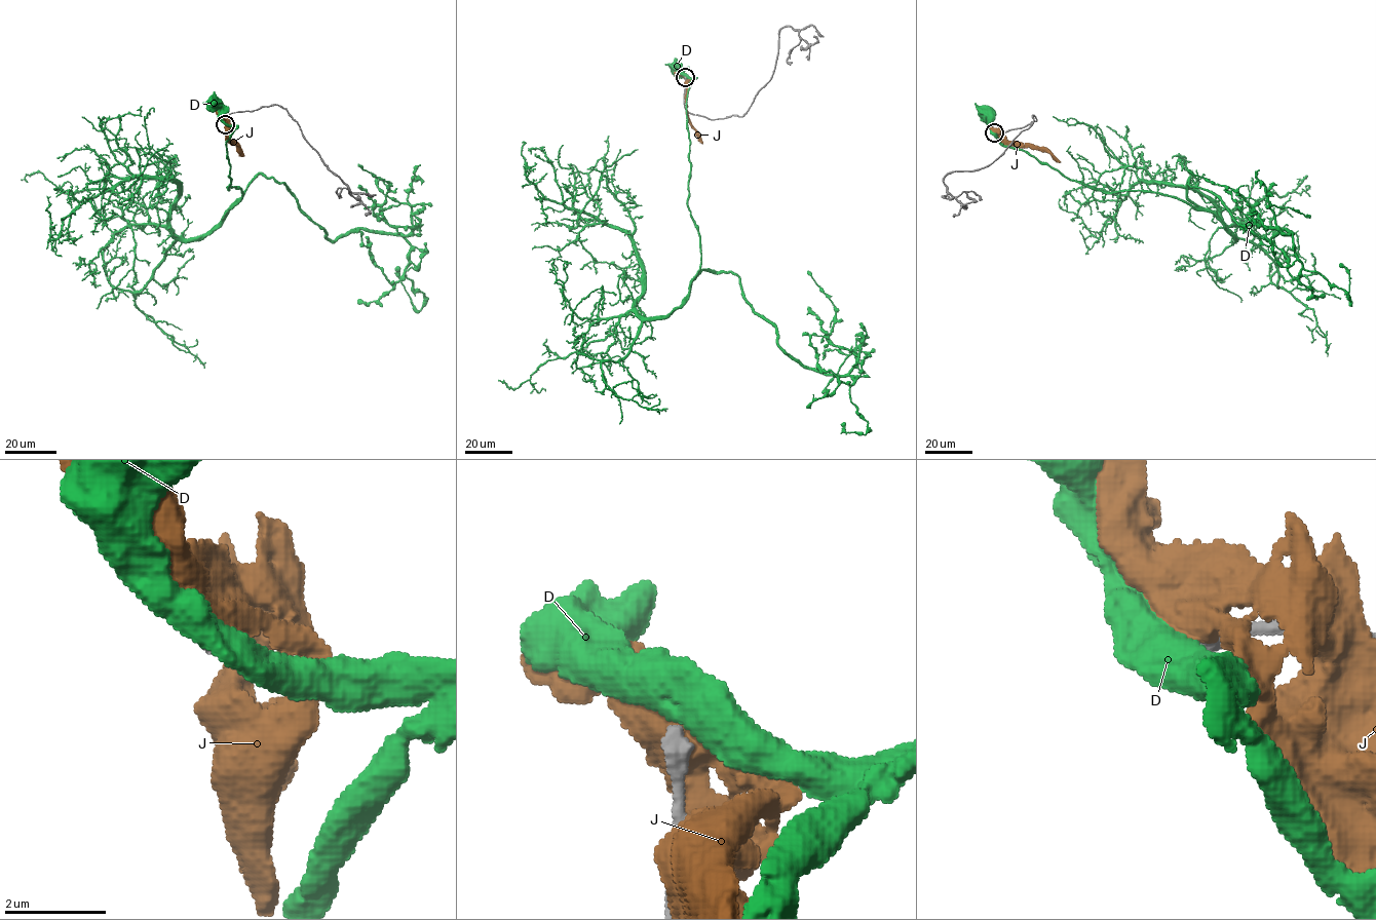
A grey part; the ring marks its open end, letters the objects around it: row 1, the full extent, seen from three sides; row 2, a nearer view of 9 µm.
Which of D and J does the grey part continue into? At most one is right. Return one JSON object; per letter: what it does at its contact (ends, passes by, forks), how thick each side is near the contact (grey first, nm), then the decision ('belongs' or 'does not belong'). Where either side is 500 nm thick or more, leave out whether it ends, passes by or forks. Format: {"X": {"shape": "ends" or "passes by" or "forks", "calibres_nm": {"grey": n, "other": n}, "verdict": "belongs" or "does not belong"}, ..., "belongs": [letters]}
{"D": {"calibres_nm": {"grey": 380, "other": 800}, "verdict": "does not belong"}, "J": {"calibres_nm": {"grey": 400, "other": 850}, "verdict": "does not belong"}, "belongs": []}

